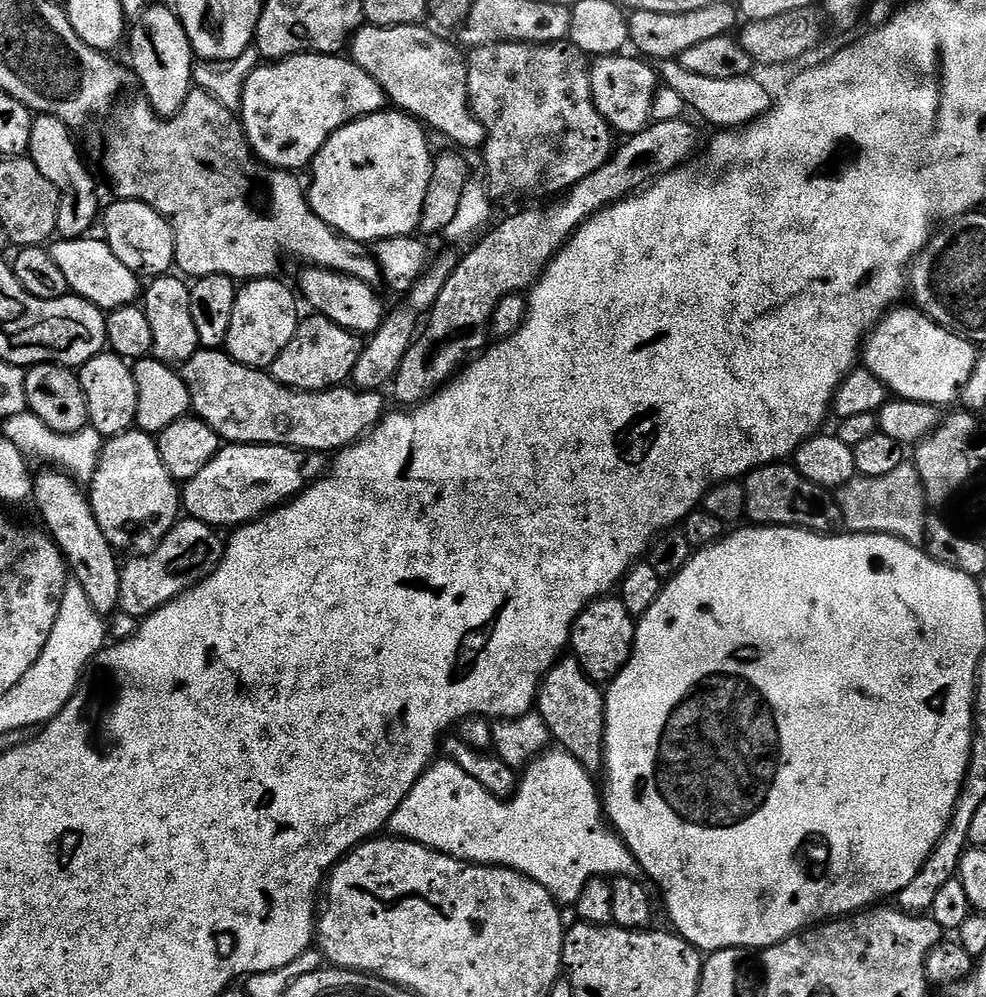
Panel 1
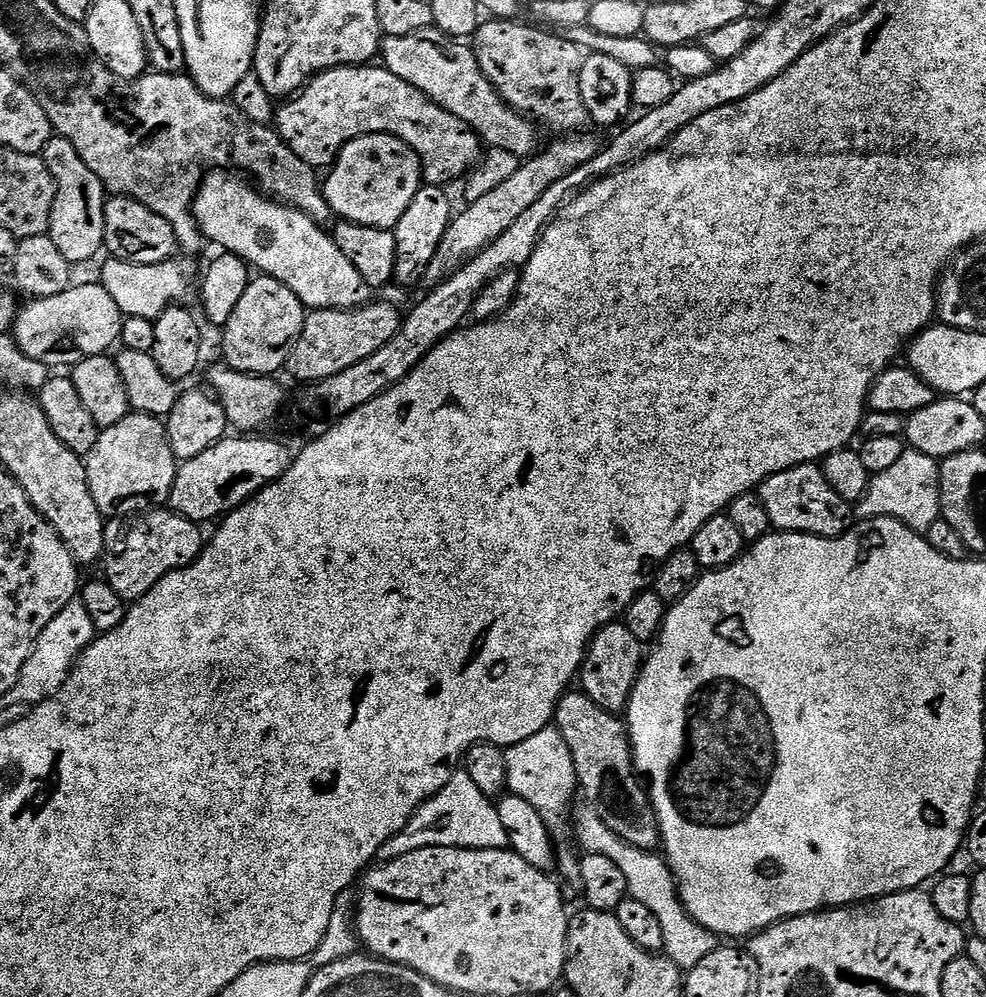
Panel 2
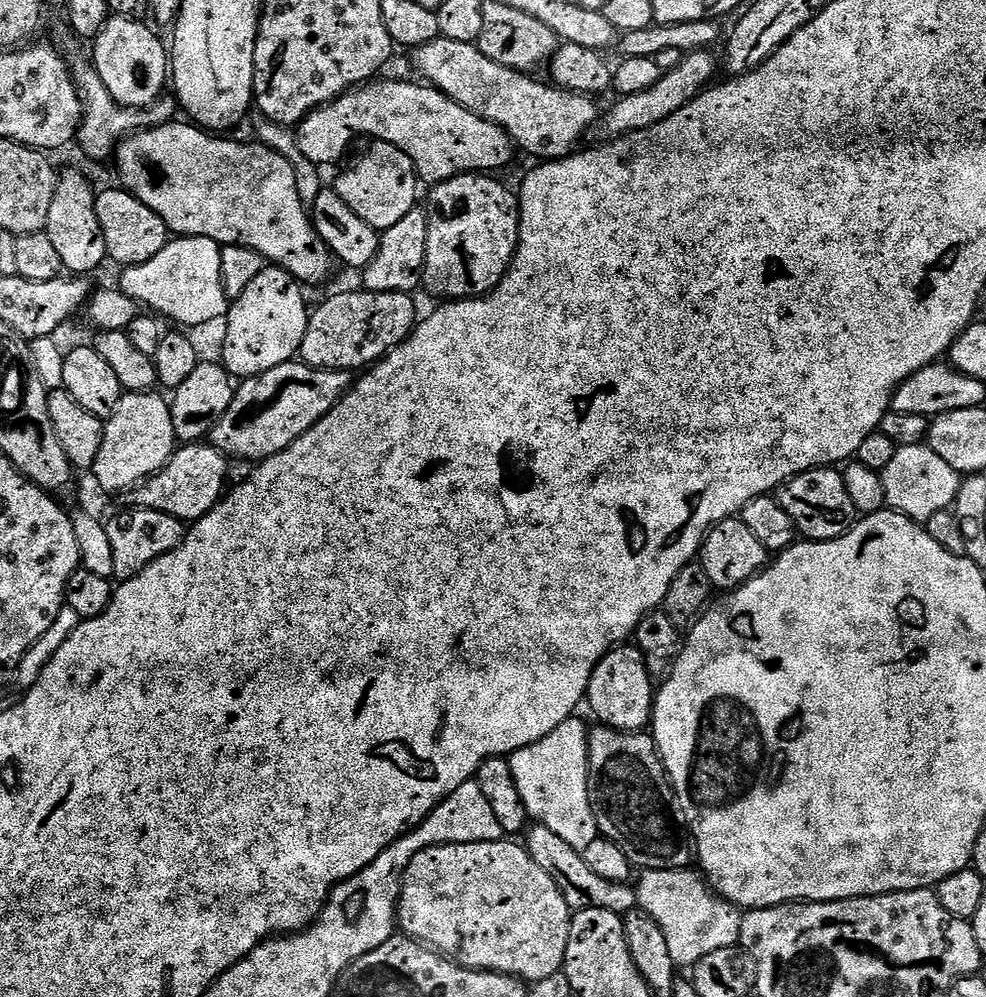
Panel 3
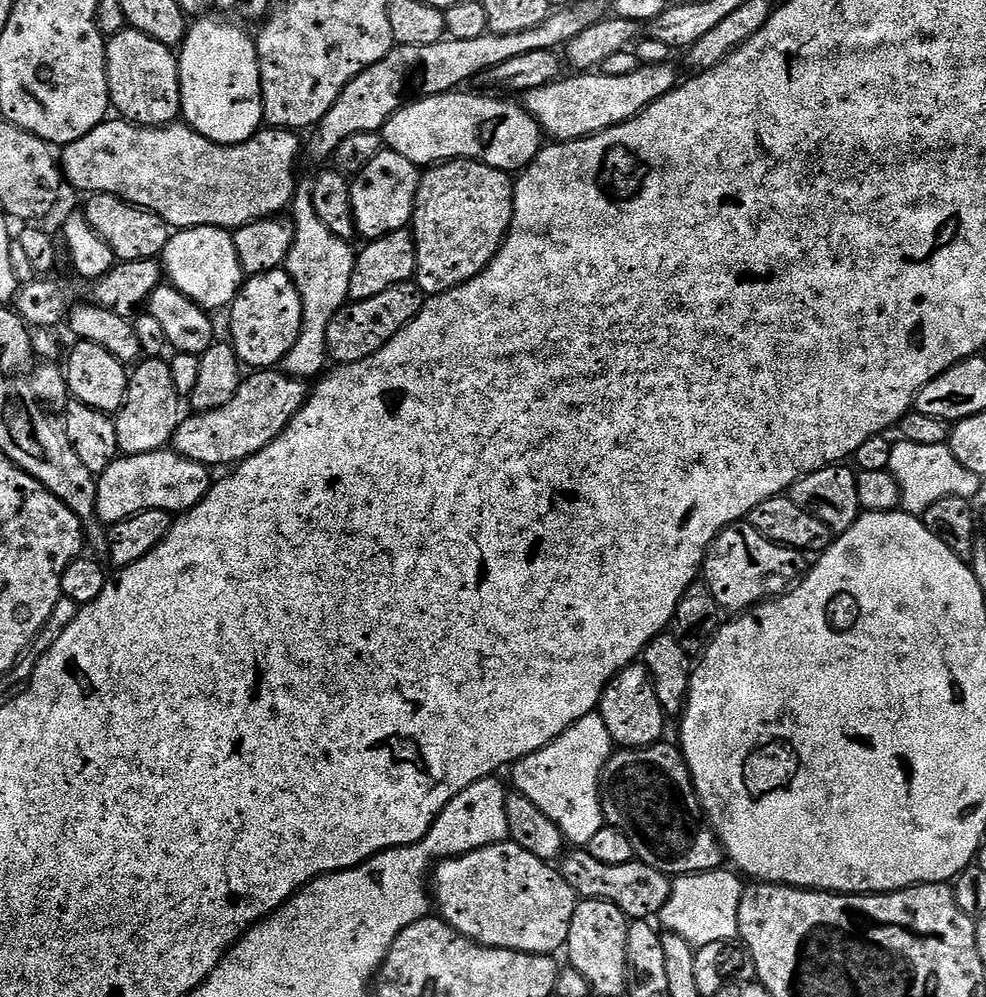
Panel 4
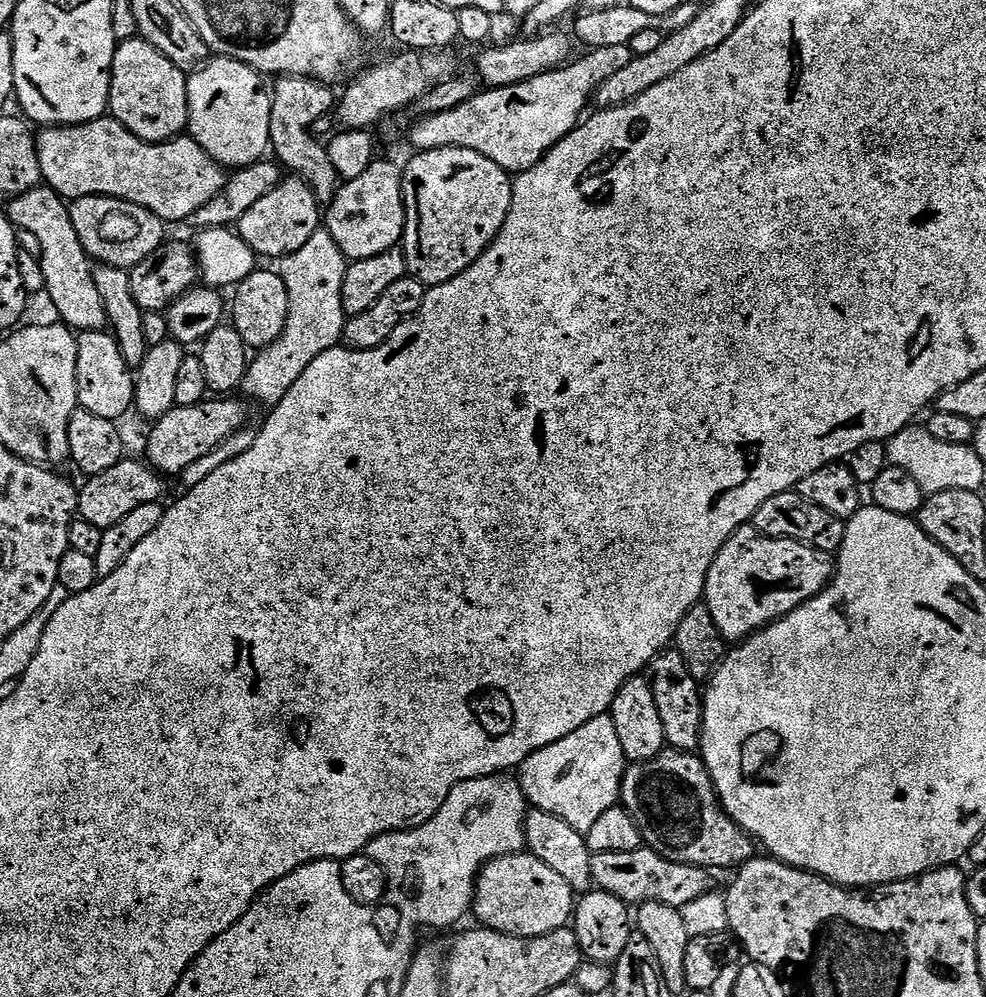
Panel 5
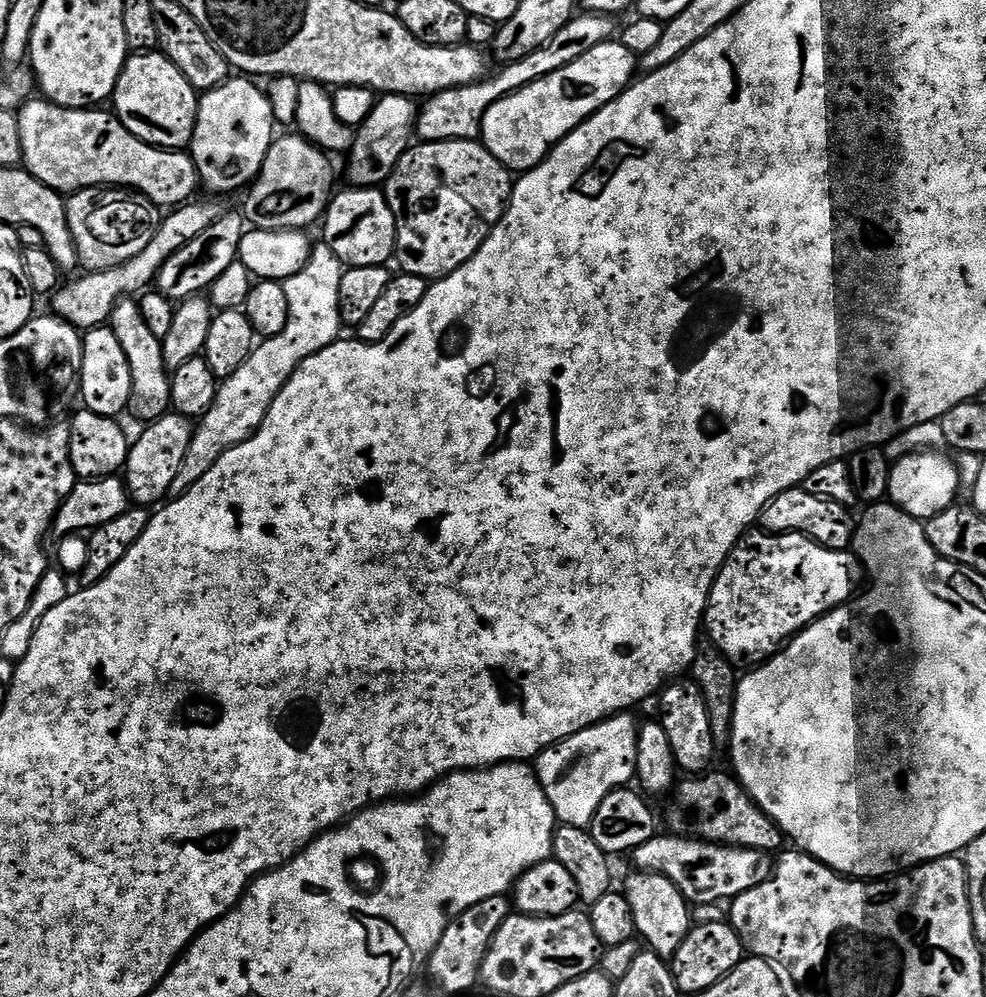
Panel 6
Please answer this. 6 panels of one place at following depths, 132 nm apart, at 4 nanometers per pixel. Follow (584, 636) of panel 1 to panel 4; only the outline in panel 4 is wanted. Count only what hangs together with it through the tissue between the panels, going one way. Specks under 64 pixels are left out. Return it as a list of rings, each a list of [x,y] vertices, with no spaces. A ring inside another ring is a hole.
[[[643,663],[629,664],[604,688],[598,714],[610,730],[613,745],[620,748],[645,748],[661,743],[666,717],[654,694],[652,675]]]

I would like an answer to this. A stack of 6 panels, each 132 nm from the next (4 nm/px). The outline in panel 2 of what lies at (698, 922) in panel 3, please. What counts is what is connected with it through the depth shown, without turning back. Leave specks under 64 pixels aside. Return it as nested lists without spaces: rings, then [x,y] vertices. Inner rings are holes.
[[[587,806],[575,809],[574,840],[575,836],[577,842],[584,847],[585,853],[602,854],[602,858],[610,858],[610,862],[616,863],[618,870],[626,874],[629,897],[644,903],[658,917],[658,922],[662,925],[663,955],[682,970],[687,970],[698,966],[698,962],[702,962],[706,954],[714,954],[714,950],[718,947],[717,936],[692,920],[692,916],[680,901],[676,879],[672,877],[672,871],[668,868],[668,862],[663,855],[630,846],[622,838],[618,838],[618,834],[614,834],[614,830],[610,830],[610,826],[602,822],[602,818],[598,818],[598,810]]]

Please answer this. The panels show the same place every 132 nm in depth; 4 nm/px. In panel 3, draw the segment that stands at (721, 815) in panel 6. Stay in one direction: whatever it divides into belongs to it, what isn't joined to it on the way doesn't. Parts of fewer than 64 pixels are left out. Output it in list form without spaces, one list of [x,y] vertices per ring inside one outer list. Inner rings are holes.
[[[596,726],[588,734],[588,793],[590,806],[600,836],[612,840],[626,854],[630,863],[640,870],[687,869],[694,860],[694,845],[674,807],[672,783],[656,749],[656,741],[647,731],[619,732],[613,728]]]

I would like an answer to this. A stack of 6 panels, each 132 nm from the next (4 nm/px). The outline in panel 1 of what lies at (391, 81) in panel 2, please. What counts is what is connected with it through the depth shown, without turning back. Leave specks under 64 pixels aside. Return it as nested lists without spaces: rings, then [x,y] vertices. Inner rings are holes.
[[[304,52],[301,56],[288,56],[285,60],[261,63],[246,78],[238,119],[244,126],[244,136],[252,153],[261,164],[269,168],[279,168],[285,172],[295,173],[296,168],[307,169],[312,160],[326,146],[326,142],[342,126],[352,120],[361,120],[375,112],[383,112],[386,108],[386,97],[378,82],[370,78],[347,55],[327,56],[317,52]]]

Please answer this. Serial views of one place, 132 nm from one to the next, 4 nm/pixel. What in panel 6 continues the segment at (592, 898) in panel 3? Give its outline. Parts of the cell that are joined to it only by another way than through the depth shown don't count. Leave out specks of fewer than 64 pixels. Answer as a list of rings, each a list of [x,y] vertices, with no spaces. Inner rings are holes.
[[[657,834],[650,842],[642,842],[630,853],[635,867],[642,872],[659,872],[670,878],[689,905],[731,902],[746,890],[758,886],[772,876],[774,860],[767,852],[753,848],[730,848],[727,844],[709,844],[686,836]]]

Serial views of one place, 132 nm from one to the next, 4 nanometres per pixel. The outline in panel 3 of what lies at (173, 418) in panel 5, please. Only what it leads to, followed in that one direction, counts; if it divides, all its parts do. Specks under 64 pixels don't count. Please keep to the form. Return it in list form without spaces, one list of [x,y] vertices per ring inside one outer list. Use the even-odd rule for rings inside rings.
[[[303,362],[274,366],[274,370],[266,370],[266,374],[241,379],[235,385],[236,393],[226,414],[218,418],[218,422],[211,430],[210,443],[229,458],[237,456],[240,460],[252,460],[251,462],[268,460],[274,454],[289,448],[295,440],[302,438],[302,434],[306,434],[306,430],[310,430],[319,420],[326,418],[326,414],[334,410],[334,406],[345,396],[353,383],[352,372],[332,372],[328,368],[311,368],[309,364]]]

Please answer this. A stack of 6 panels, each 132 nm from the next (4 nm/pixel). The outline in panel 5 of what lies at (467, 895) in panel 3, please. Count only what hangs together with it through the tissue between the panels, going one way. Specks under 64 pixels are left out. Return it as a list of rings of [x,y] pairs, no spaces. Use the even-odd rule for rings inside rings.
[[[527,851],[499,856],[480,871],[472,908],[483,927],[511,936],[541,936],[569,927],[574,916],[574,891],[561,874]]]

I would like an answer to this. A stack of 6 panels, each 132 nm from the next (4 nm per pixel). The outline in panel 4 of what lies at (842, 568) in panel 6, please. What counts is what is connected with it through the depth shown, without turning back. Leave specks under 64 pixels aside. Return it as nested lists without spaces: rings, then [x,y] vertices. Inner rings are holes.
[[[750,523],[729,524],[708,547],[702,565],[702,580],[708,585],[710,594],[714,594],[721,610],[732,612],[728,614],[740,614],[789,591],[805,571],[804,560],[805,553],[797,548],[775,544],[758,534]]]

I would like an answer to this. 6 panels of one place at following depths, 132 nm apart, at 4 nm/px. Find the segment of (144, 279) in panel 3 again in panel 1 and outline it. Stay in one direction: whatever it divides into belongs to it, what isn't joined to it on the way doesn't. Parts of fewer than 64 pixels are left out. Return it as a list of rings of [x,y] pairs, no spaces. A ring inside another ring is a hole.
[[[60,238],[51,245],[52,261],[54,266],[58,266],[58,270],[62,272],[62,278],[68,283],[69,293],[81,296],[86,302],[105,313],[113,312],[115,308],[135,305],[142,292],[141,277],[126,270],[126,266],[122,266],[122,262],[114,258],[110,246],[103,238],[92,239],[66,240]]]

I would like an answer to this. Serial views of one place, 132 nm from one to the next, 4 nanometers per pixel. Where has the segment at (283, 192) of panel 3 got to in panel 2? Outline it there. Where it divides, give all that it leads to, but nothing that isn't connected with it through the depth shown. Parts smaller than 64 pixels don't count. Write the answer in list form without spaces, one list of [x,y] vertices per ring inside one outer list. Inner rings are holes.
[[[214,168],[205,171],[196,192],[196,201],[192,204],[192,213],[196,216],[200,233],[209,245],[217,244],[220,247],[217,249],[229,256],[242,258],[257,273],[282,282],[282,286],[289,288],[304,303],[305,309],[361,308],[373,299],[373,289],[362,282],[362,274],[354,270],[354,266],[346,259],[346,254],[338,250],[335,240],[321,225],[316,224],[306,213],[299,212],[288,204],[281,204],[267,194],[261,194],[251,179],[235,170]]]

